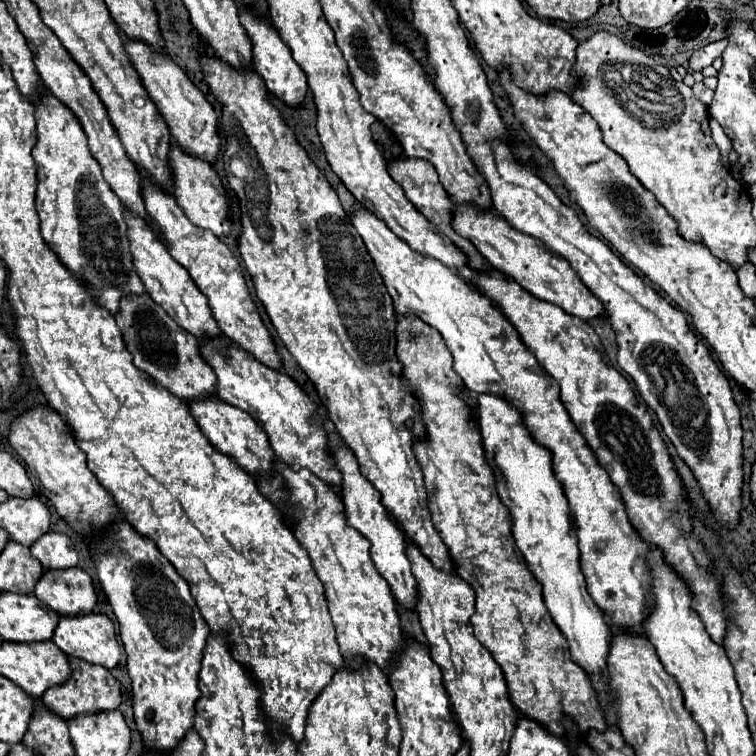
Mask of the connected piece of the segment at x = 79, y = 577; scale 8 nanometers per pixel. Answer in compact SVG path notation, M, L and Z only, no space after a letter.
M76 566L66 570L46 570L34 588L34 596L60 616L78 616L90 612L96 604L92 578Z

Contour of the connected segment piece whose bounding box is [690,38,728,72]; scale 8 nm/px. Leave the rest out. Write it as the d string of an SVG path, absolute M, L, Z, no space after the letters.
M726 38L702 46L700 50L696 50L696 52L690 56L690 68L696 70L696 72L700 72L702 68L710 66L718 56L722 56L722 52L724 52L726 46L728 46L728 40L726 40Z

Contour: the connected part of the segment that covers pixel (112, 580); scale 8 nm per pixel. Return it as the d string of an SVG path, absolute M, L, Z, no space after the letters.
M118 512L118 516L106 528L94 532L90 556L96 564L102 590L108 596L120 624L120 640L128 656L126 668L132 680L134 718L138 730L144 736L144 744L146 748L154 750L176 748L176 744L194 724L194 704L200 696L198 668L202 662L202 648L206 646L210 628L202 618L200 610L196 608L186 580L178 576L176 568L172 568L172 564L162 556L162 552L158 552L158 546L150 538L138 534L134 526L128 524L124 512Z

